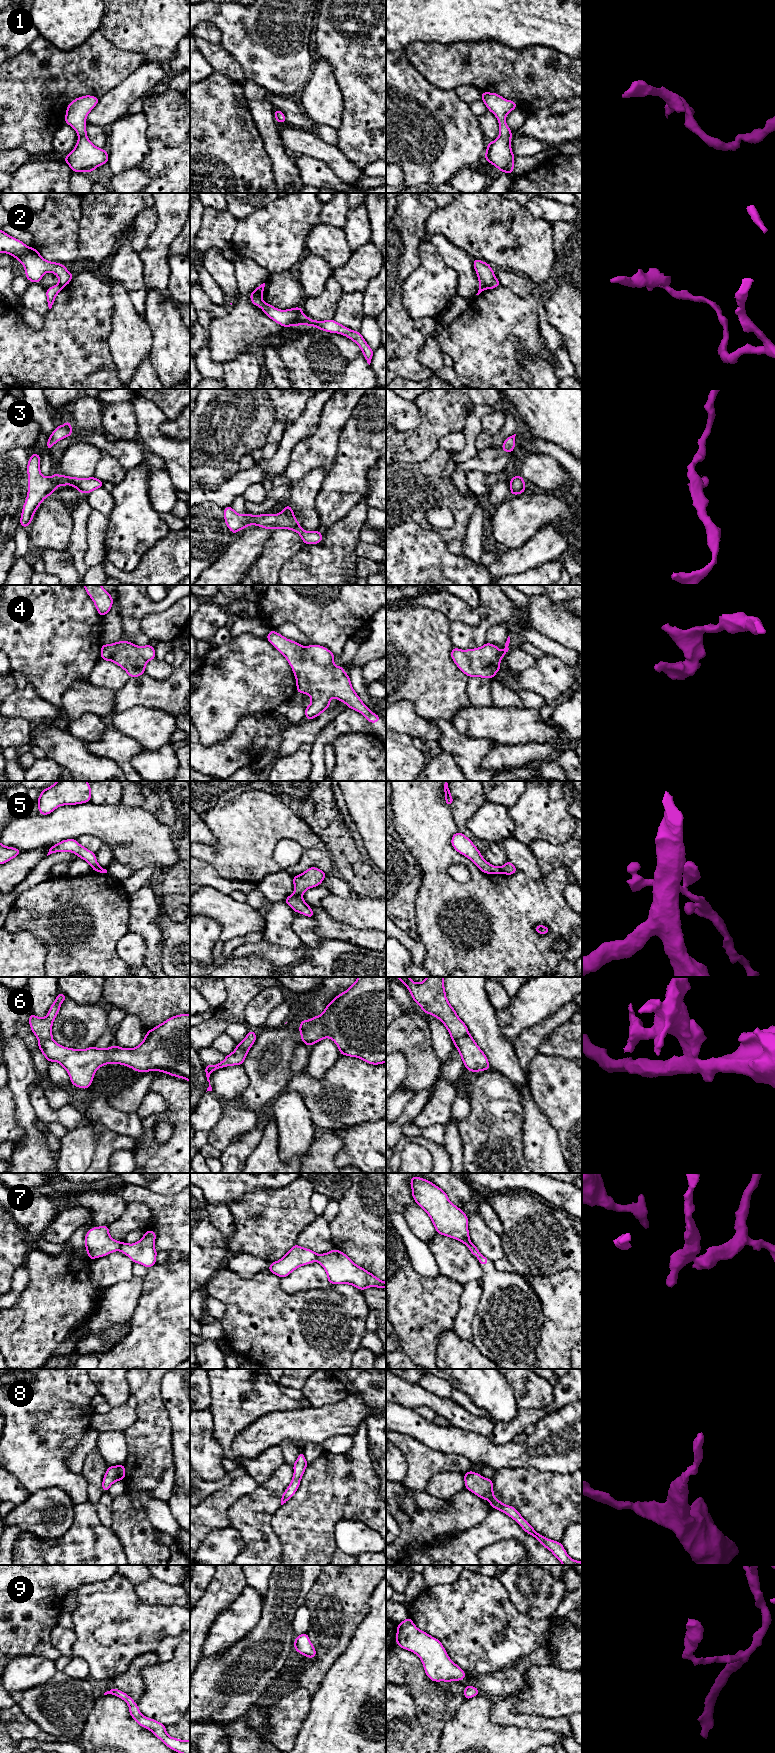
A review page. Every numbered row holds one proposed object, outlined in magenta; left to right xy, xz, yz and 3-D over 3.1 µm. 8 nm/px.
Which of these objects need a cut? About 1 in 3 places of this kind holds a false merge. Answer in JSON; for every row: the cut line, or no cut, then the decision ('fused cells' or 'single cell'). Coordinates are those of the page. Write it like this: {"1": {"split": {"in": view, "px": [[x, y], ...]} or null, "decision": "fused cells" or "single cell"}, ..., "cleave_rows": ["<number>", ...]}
{"1": {"split": null, "decision": "single cell"}, "2": {"split": {"in": "yz", "px": [[494, 277], [489, 284], [480, 287]]}, "decision": "fused cells"}, "3": {"split": null, "decision": "single cell"}, "4": {"split": null, "decision": "single cell"}, "5": {"split": {"in": "xz", "px": [[294, 893], [301, 896]]}, "decision": "fused cells"}, "6": {"split": {"in": "yz", "px": [[468, 1033], [454, 1042]]}, "decision": "fused cells"}, "7": {"split": {"in": "xy", "px": [[122, 1243], [119, 1249]]}, "decision": "fused cells"}, "8": {"split": null, "decision": "single cell"}, "9": {"split": null, "decision": "single cell"}, "cleave_rows": ["2", "5", "6", "7"]}

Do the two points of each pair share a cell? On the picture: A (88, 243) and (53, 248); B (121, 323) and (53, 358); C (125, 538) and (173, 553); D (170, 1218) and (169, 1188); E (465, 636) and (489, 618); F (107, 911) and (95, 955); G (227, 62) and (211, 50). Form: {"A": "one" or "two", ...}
{"A": "two", "B": "two", "C": "two", "D": "two", "E": "one", "F": "one", "G": "one"}

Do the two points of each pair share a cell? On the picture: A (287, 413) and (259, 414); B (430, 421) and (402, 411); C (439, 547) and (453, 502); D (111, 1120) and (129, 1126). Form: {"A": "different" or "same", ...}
{"A": "different", "B": "different", "C": "different", "D": "same"}

